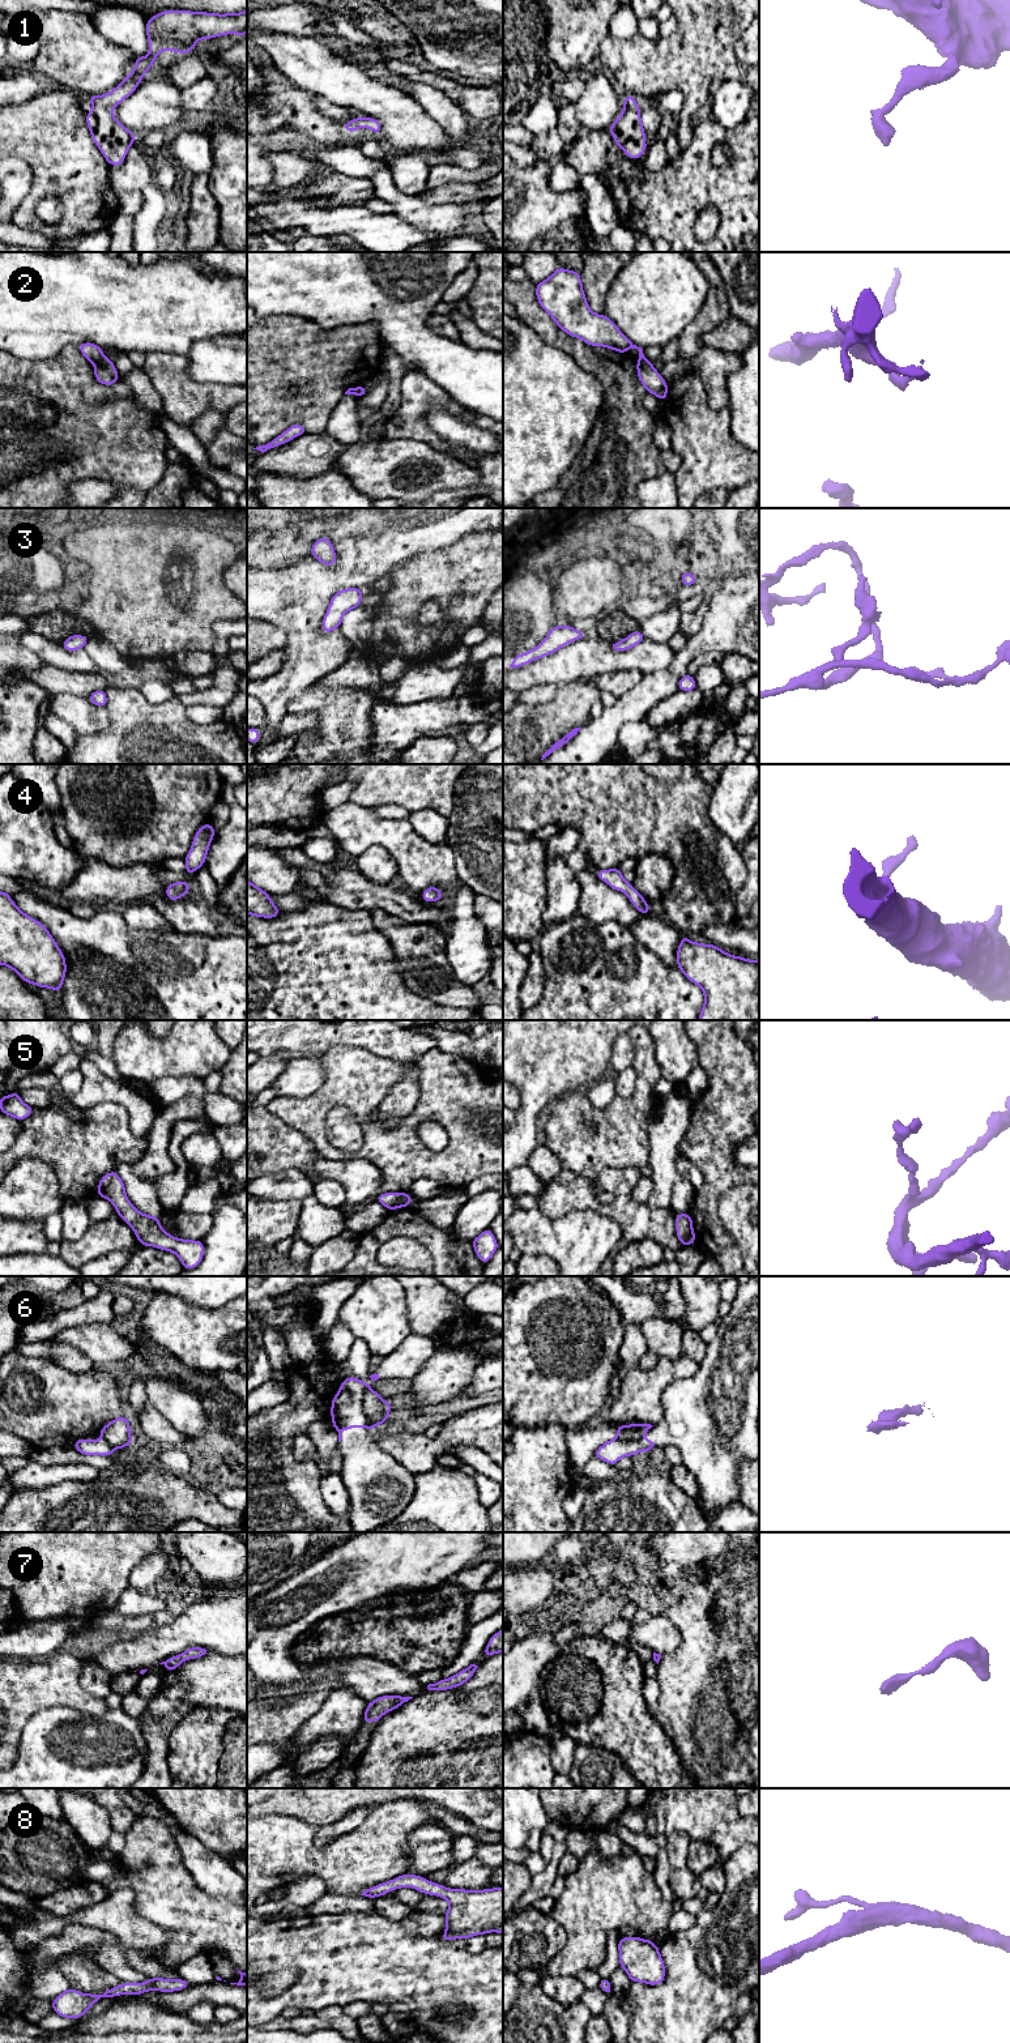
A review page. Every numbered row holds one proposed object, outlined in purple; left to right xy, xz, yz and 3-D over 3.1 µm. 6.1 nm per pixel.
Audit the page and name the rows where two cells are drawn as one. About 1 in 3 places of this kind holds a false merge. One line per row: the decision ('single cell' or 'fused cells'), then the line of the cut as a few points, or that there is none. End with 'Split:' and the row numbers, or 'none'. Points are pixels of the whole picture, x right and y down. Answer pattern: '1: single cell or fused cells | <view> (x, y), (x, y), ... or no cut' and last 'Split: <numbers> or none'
1: single cell | no cut
2: fused cells | xy (103, 355), (94, 365)
3: single cell | no cut
4: single cell | no cut
5: single cell | no cut
6: fused cells | xz (369, 1387), (363, 1397), (363, 1414), (373, 1427)
7: single cell | no cut
8: single cell | no cut
Split: 2, 6

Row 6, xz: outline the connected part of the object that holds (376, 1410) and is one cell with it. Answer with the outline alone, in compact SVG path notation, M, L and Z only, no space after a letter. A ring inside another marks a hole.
M368 1389L363 1396L363 1412L372 1428L382 1425L389 1417L392 1404Z

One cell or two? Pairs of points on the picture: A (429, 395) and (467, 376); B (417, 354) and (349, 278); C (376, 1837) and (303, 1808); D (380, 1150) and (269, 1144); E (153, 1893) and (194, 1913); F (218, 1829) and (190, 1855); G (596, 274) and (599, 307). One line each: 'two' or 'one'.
A: two
B: one
C: two
D: two
E: one
F: two
G: one

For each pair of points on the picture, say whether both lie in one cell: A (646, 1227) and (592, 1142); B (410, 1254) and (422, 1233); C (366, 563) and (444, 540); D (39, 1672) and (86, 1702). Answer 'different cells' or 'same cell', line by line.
A: different cells
B: different cells
C: same cell
D: same cell

